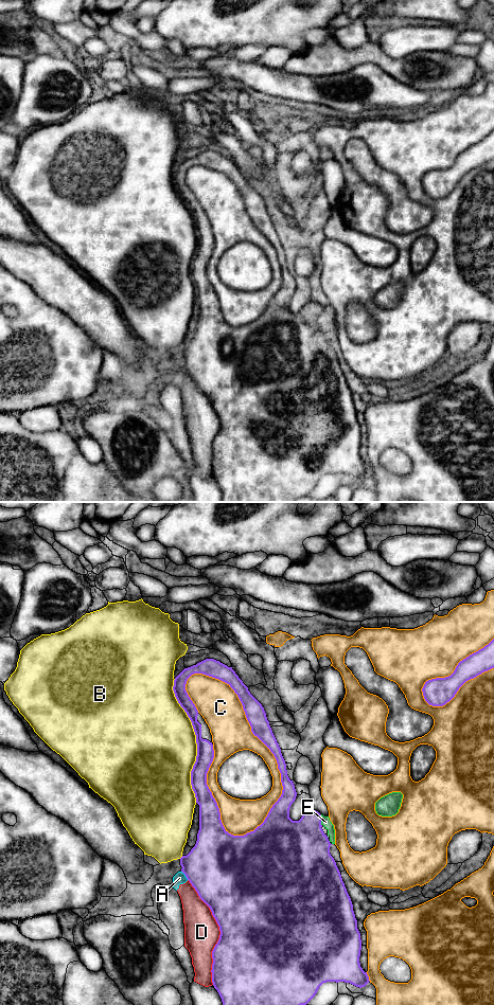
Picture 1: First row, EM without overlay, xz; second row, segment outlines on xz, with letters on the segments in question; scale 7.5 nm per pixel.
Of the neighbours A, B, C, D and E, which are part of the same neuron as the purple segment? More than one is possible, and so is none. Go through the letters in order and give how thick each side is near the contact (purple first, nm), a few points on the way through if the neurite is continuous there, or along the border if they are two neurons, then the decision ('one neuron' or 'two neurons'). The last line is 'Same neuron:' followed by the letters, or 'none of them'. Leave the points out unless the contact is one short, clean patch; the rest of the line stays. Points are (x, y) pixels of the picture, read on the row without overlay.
A: 460/90 nm | two neurons
B: 130/500 nm | two neurons
C: 150/260 nm | two neurons
D: 500/280 nm | two neurons
E: 400/70 nm | one neuron
Same neuron: E

